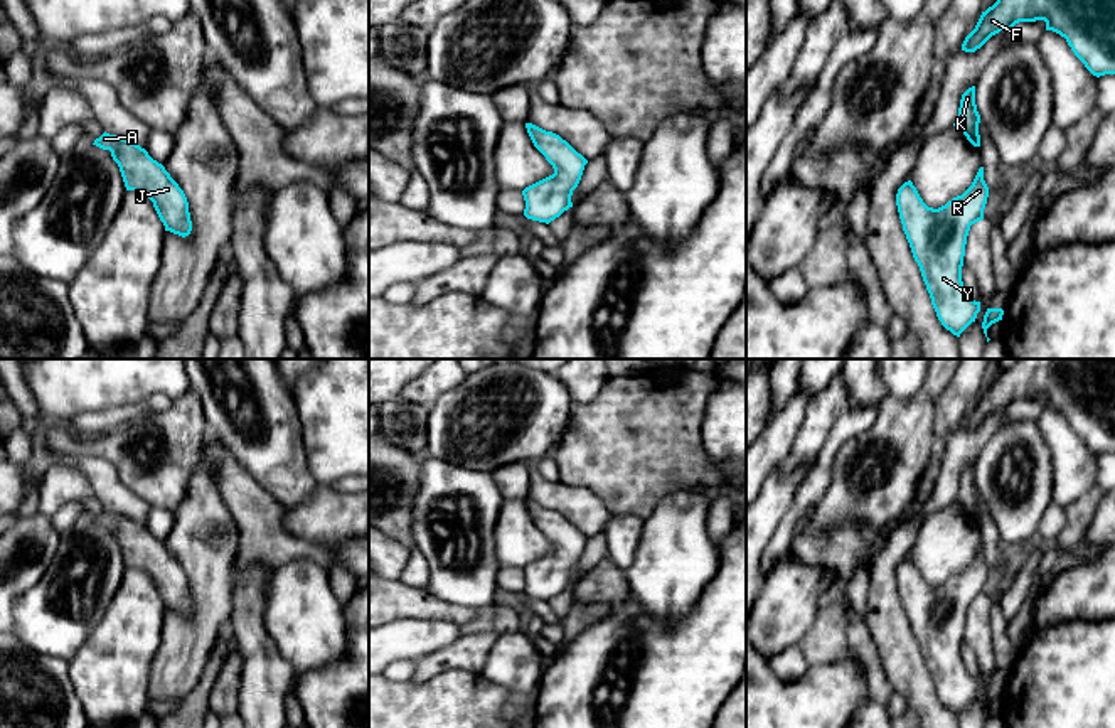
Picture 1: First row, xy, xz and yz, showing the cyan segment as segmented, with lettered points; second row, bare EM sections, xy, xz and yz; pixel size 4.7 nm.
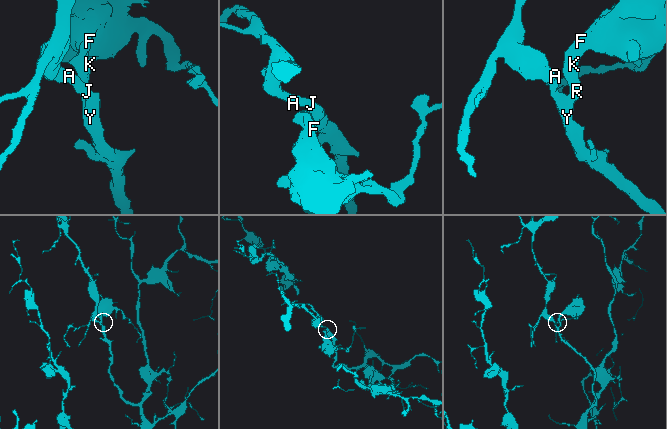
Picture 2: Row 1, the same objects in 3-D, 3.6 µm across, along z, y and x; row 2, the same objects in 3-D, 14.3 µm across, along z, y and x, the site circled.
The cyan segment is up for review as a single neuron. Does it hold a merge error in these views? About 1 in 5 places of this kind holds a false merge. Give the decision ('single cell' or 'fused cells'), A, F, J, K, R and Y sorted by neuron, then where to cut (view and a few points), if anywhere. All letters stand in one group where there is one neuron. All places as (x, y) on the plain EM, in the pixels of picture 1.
single cell; A F J K R Y; no cut

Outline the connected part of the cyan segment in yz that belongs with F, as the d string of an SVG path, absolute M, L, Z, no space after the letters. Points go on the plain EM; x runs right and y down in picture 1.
M1019 359L982 389L962 428L975 430L992 413L1019 399L1044 398L1046 408L1066 416L1075 433L1096 455L1115 452L1115 359Z

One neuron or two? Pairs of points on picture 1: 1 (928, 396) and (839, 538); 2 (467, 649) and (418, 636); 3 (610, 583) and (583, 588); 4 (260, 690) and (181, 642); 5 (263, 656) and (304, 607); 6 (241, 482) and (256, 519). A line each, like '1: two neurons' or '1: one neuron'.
1: one neuron
2: two neurons
3: one neuron
4: two neurons
5: two neurons
6: one neuron

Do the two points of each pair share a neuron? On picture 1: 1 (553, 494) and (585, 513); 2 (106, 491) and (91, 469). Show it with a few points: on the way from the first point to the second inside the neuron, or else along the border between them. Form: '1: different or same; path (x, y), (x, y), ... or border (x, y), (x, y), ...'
1: same; path (561, 497), (576, 504)
2: same; path (106, 486), (96, 474)

